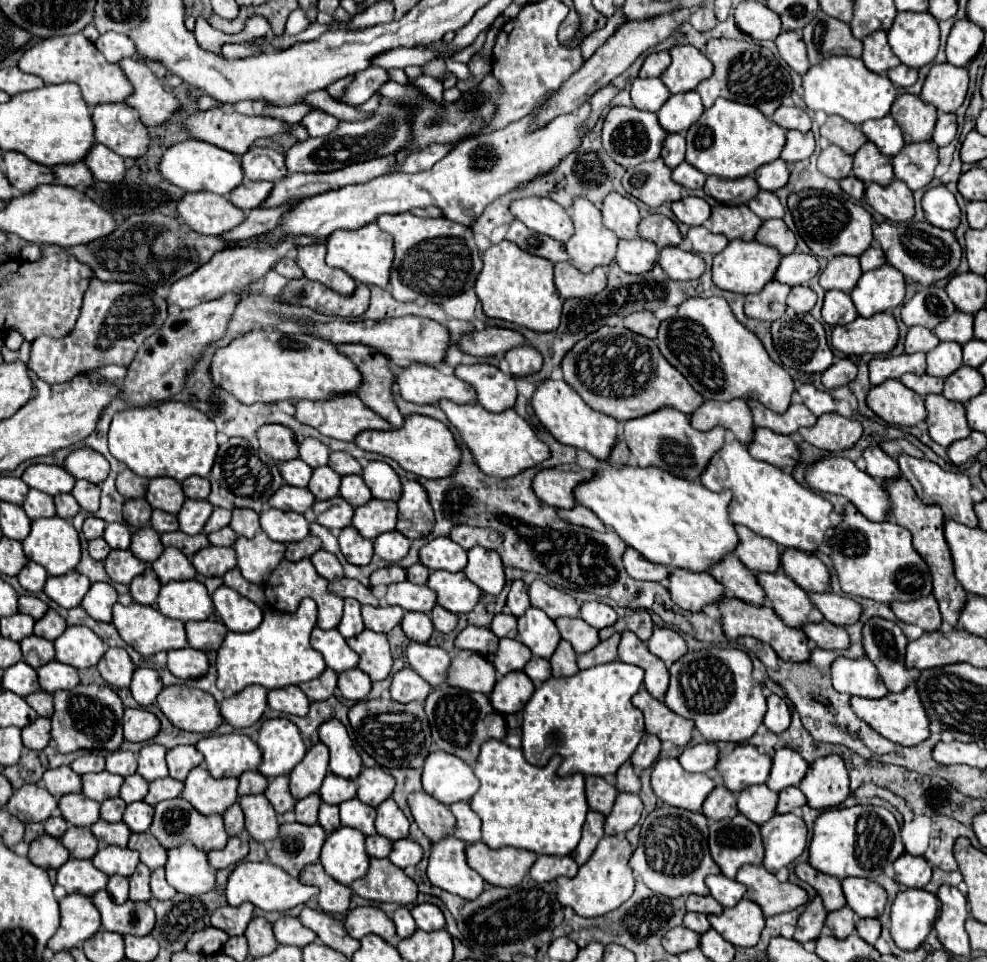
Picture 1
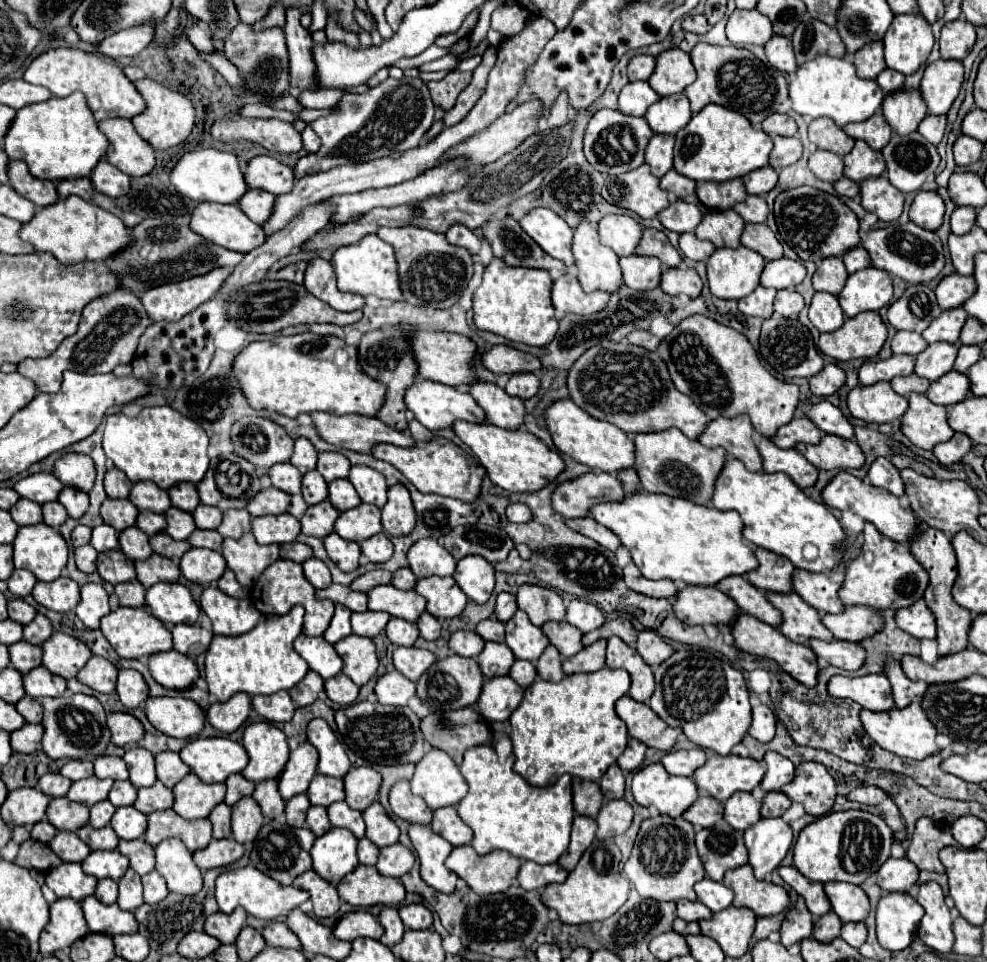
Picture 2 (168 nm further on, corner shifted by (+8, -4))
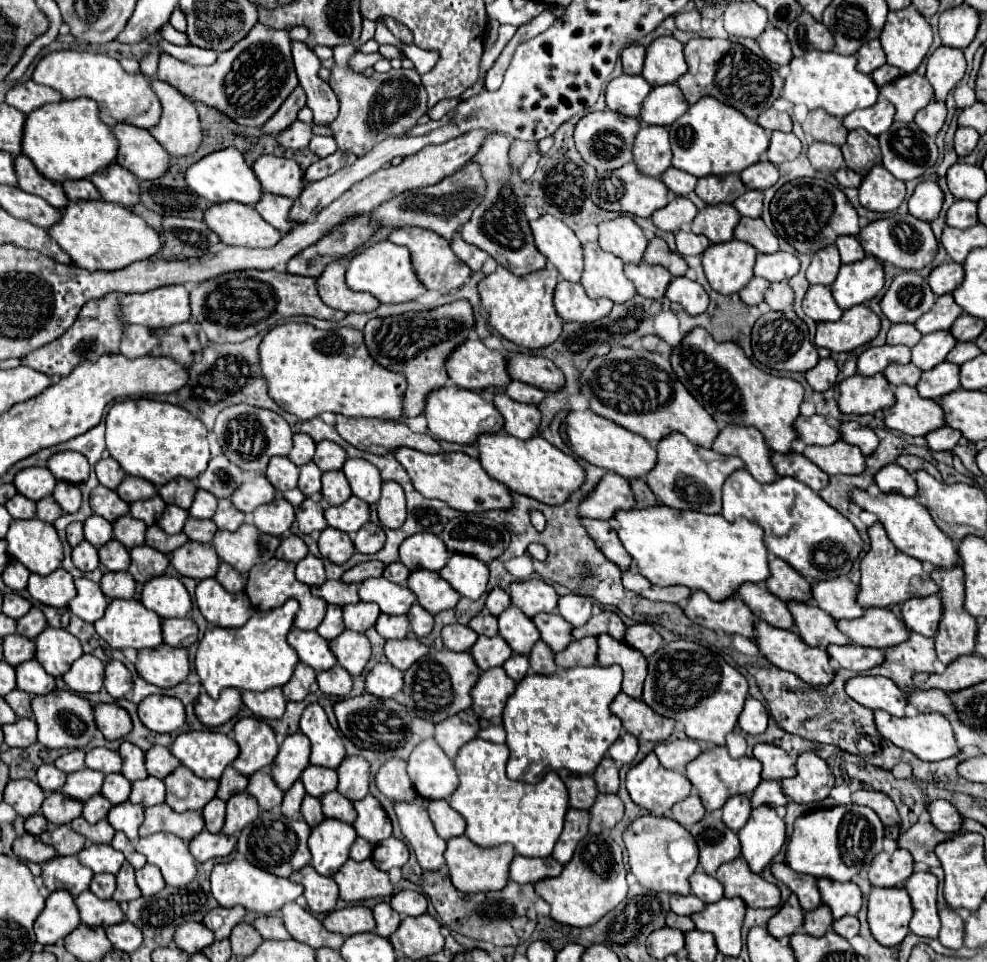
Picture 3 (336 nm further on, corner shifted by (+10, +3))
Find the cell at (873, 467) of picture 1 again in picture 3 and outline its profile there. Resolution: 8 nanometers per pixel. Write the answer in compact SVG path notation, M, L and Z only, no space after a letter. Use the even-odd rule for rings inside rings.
M898 463L884 465L874 475L874 481L880 487L880 491L884 491L884 493L900 493L900 495L906 495L906 497L914 497L916 495L916 481Z

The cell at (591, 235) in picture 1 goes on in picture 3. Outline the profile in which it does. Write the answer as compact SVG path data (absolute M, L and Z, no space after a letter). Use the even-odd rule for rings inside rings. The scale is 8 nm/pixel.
M588 241L582 245L584 249L584 273L582 273L582 287L586 289L588 297L608 297L614 303L624 303L632 299L636 293L632 281L624 277L620 257L602 251L598 241Z

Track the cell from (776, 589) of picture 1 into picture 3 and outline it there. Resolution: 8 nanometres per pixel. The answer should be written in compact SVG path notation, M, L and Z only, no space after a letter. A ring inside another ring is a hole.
M788 601L786 605L794 617L796 633L810 647L826 649L830 643L836 643L836 645L850 643L848 637L836 629L836 619L828 617L828 613L824 613L814 603Z

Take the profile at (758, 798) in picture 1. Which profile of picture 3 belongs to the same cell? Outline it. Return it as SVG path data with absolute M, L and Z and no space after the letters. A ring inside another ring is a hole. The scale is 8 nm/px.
M748 795L730 797L730 799L724 803L722 811L724 811L722 821L724 821L732 831L740 831L740 829L744 827L744 823L748 821L750 811L752 811L750 797L748 797Z

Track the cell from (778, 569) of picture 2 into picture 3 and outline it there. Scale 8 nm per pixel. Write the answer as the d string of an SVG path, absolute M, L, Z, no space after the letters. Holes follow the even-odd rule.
M770 559L770 577L766 583L766 589L770 593L774 593L776 597L780 597L782 601L810 601L812 599L812 591L810 591L810 583L800 577L800 573L796 573L796 569L792 569L784 559Z

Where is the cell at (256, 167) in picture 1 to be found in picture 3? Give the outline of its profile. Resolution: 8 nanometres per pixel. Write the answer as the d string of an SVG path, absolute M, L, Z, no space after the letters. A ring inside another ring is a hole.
M260 155L252 169L262 189L268 193L296 199L304 187L302 169L298 167L294 159L276 157L276 155Z

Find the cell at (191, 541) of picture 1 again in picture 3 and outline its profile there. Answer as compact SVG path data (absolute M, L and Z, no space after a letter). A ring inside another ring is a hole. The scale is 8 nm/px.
M150 525L146 531L146 543L166 555L170 555L174 549L178 549L180 545L184 545L188 541L188 537L184 533L178 535L168 535L164 533L158 525Z

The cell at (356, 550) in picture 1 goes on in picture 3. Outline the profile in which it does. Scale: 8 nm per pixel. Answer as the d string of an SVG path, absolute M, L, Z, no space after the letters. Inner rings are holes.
M328 527L328 529L322 531L322 535L318 539L318 547L320 547L322 557L330 559L336 565L346 563L356 553L350 535L342 533L338 529L332 529L332 527Z

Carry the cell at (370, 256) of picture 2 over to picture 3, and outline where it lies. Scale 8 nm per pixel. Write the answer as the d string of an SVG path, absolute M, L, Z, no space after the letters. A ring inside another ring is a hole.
M378 241L370 247L366 247L362 253L354 255L348 261L346 269L346 285L352 291L366 291L372 293L380 303L404 303L412 301L426 289L416 279L412 265L410 265L410 251L404 247L398 247L392 241Z

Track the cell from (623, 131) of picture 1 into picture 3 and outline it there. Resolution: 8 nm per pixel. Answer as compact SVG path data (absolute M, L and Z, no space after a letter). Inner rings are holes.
M602 109L602 111L586 113L578 121L574 129L574 141L578 153L588 165L592 165L596 171L614 171L624 163L632 161L632 141L636 139L638 131L640 131L638 117L620 117L610 109Z

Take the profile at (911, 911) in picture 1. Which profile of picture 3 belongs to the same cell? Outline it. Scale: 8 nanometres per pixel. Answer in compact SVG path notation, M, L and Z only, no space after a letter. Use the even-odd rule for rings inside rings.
M874 887L868 897L868 923L874 939L884 945L900 945L908 935L912 901L904 887Z

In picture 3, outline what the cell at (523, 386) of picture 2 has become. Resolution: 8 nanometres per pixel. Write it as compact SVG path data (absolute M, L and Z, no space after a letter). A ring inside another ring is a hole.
M510 381L506 387L506 395L512 397L514 401L520 403L530 403L530 405L538 405L544 399L544 391L532 387L532 385L524 385L522 381Z

